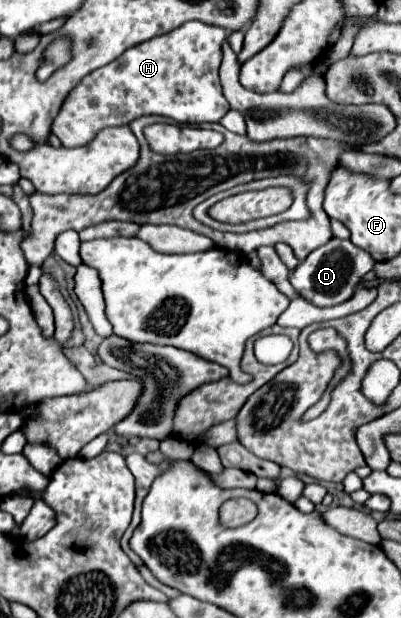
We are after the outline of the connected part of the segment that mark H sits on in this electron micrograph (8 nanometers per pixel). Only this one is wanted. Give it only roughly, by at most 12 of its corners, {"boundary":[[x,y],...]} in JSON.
{"boundary":[[194,20],[68,94],[62,146],[148,114],[220,122],[224,28]]}

